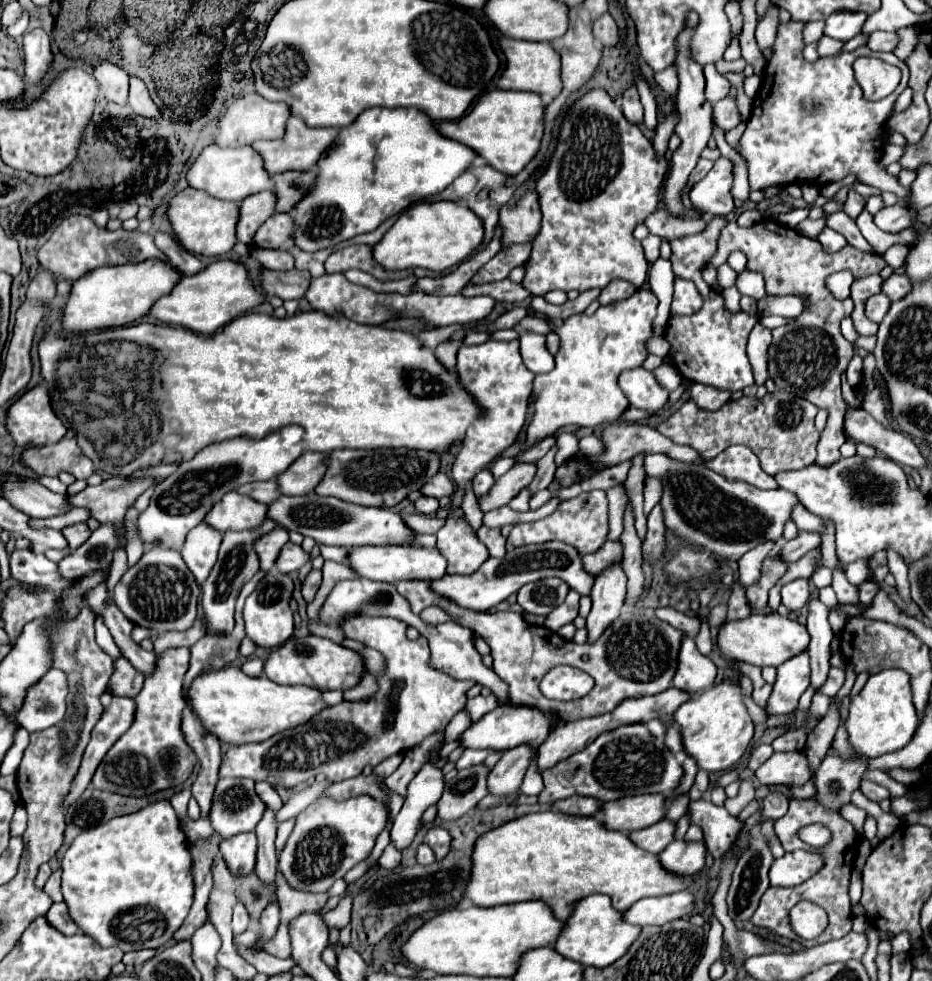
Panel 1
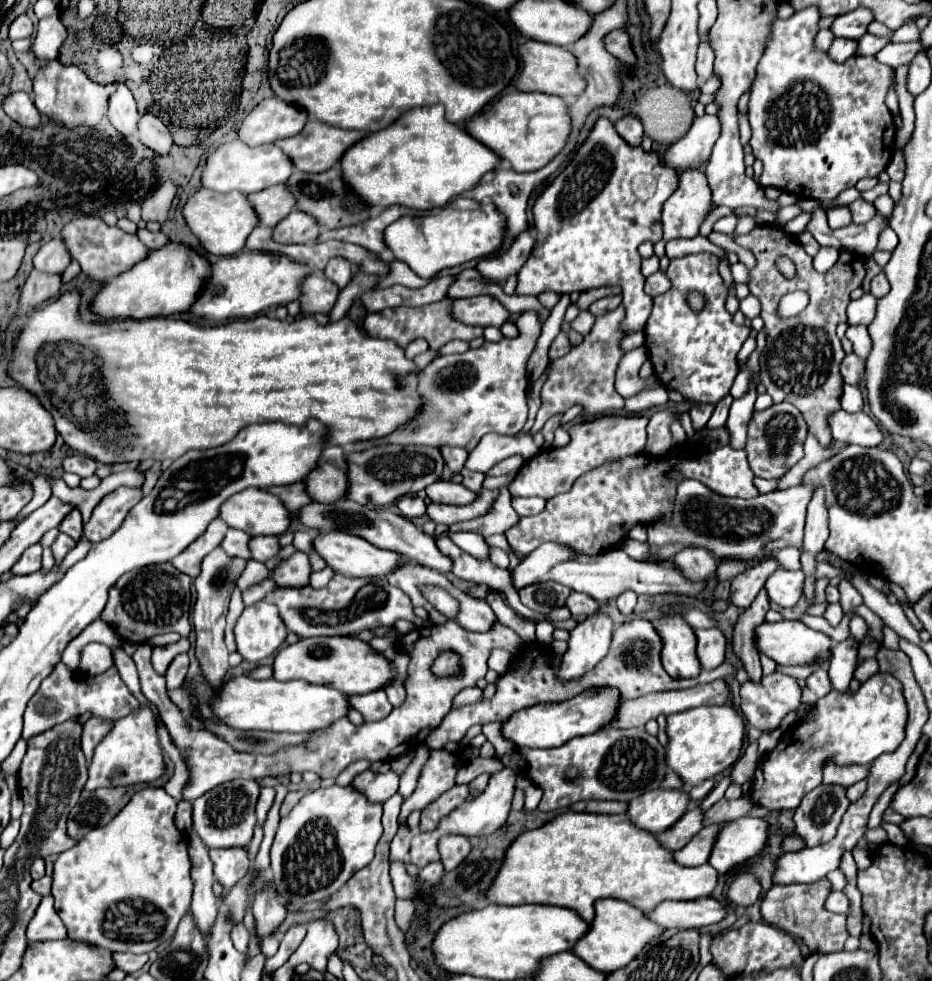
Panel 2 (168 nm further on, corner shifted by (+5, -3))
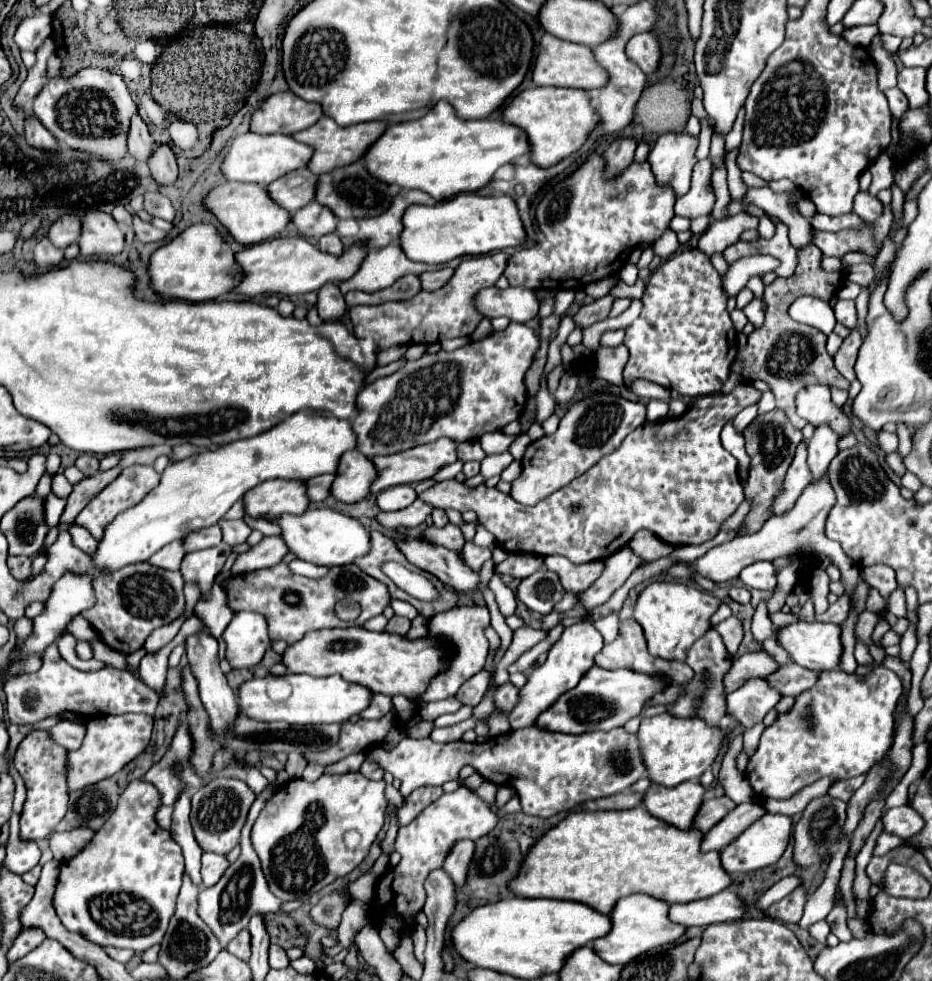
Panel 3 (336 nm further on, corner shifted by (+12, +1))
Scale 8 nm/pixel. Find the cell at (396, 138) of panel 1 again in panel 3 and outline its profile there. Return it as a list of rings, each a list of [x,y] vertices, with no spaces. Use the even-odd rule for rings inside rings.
[[[439,101],[423,119],[411,123],[389,125],[383,137],[371,145],[363,161],[379,179],[407,189],[421,189],[433,199],[443,201],[459,193],[483,189],[495,171],[531,151],[523,129],[503,119],[461,119],[451,103]]]

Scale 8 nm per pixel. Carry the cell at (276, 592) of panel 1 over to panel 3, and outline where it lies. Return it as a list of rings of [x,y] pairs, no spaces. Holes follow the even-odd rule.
[[[239,611],[225,629],[223,641],[225,659],[233,669],[255,667],[269,647],[267,621],[259,613]]]

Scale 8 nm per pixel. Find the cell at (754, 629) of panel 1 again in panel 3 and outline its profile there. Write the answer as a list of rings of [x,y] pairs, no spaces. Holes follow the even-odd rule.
[[[797,621],[779,629],[777,639],[791,659],[811,671],[837,669],[841,661],[841,627],[835,623]]]

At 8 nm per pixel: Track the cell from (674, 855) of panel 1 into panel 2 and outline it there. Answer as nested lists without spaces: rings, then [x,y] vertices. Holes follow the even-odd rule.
[[[720,823],[704,827],[682,849],[674,851],[674,861],[680,865],[686,865],[686,867],[704,865],[708,855],[710,855],[710,847],[714,845],[714,835],[718,833],[718,829],[720,829]]]

